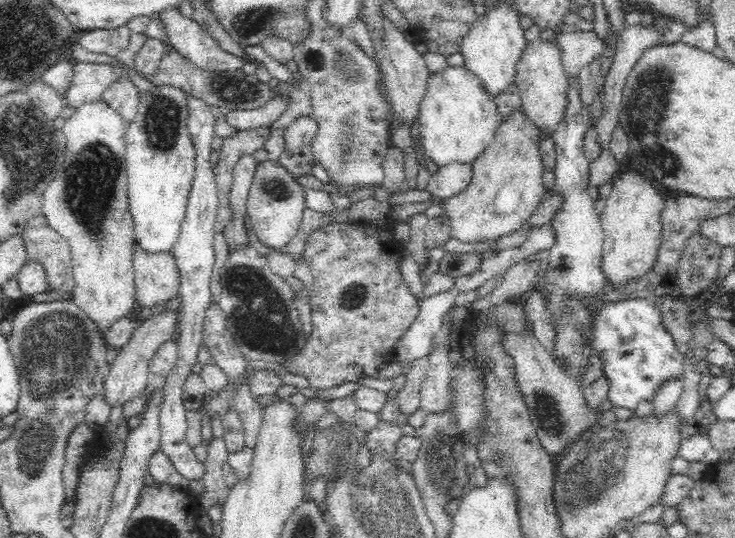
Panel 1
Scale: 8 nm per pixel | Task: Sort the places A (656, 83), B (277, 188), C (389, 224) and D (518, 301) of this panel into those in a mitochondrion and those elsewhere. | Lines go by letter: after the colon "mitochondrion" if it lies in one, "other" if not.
A: mitochondrion
B: mitochondrion
C: other
D: other

